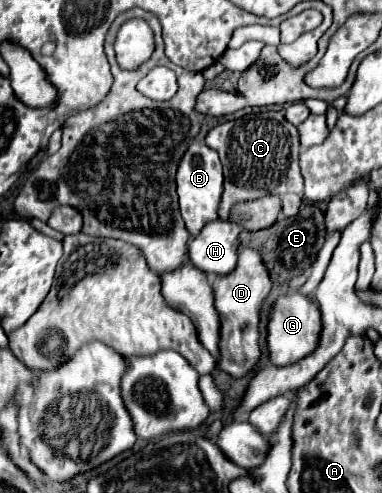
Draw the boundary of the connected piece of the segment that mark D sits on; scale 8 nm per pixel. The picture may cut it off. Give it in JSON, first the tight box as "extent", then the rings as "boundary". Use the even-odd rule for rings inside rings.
{"extent":[213,247,271,377],"boundary":[[[241,247],[239,249],[239,261],[237,269],[229,275],[219,275],[213,283],[215,293],[215,307],[221,315],[221,359],[219,367],[227,371],[233,377],[247,375],[261,357],[259,347],[259,311],[263,301],[267,299],[271,291],[271,279],[269,273],[255,249]]]}

